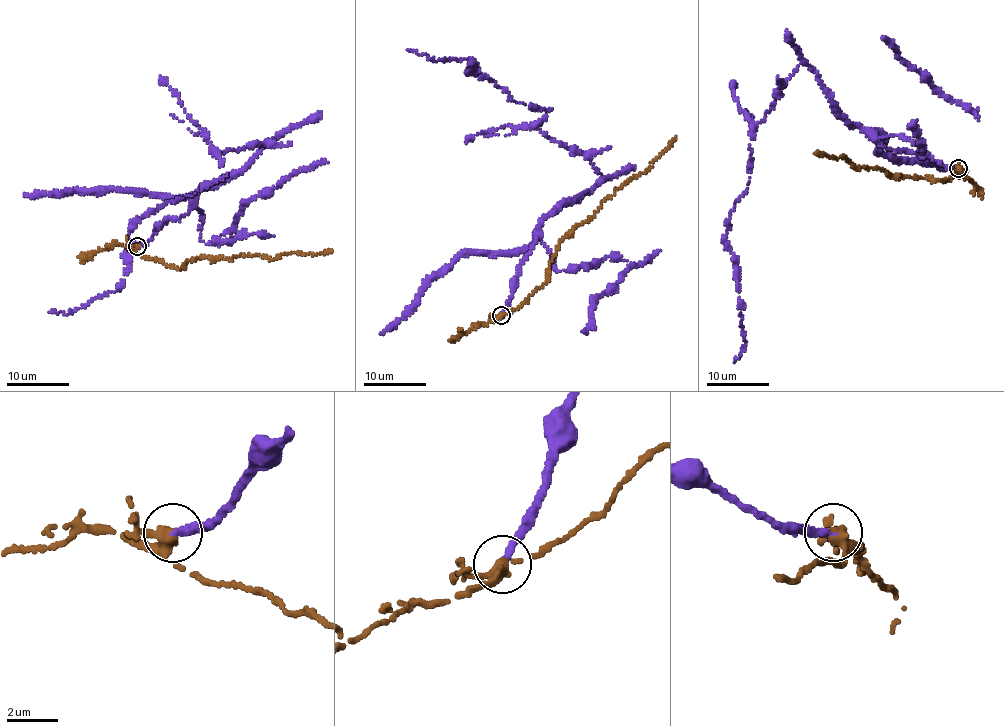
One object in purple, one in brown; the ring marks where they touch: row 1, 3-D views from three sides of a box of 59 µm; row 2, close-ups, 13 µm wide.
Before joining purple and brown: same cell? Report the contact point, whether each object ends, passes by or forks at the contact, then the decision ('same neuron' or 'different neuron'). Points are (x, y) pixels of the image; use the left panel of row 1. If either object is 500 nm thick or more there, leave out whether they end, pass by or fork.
place (137, 246); purple ends; brown forks; different neuron

